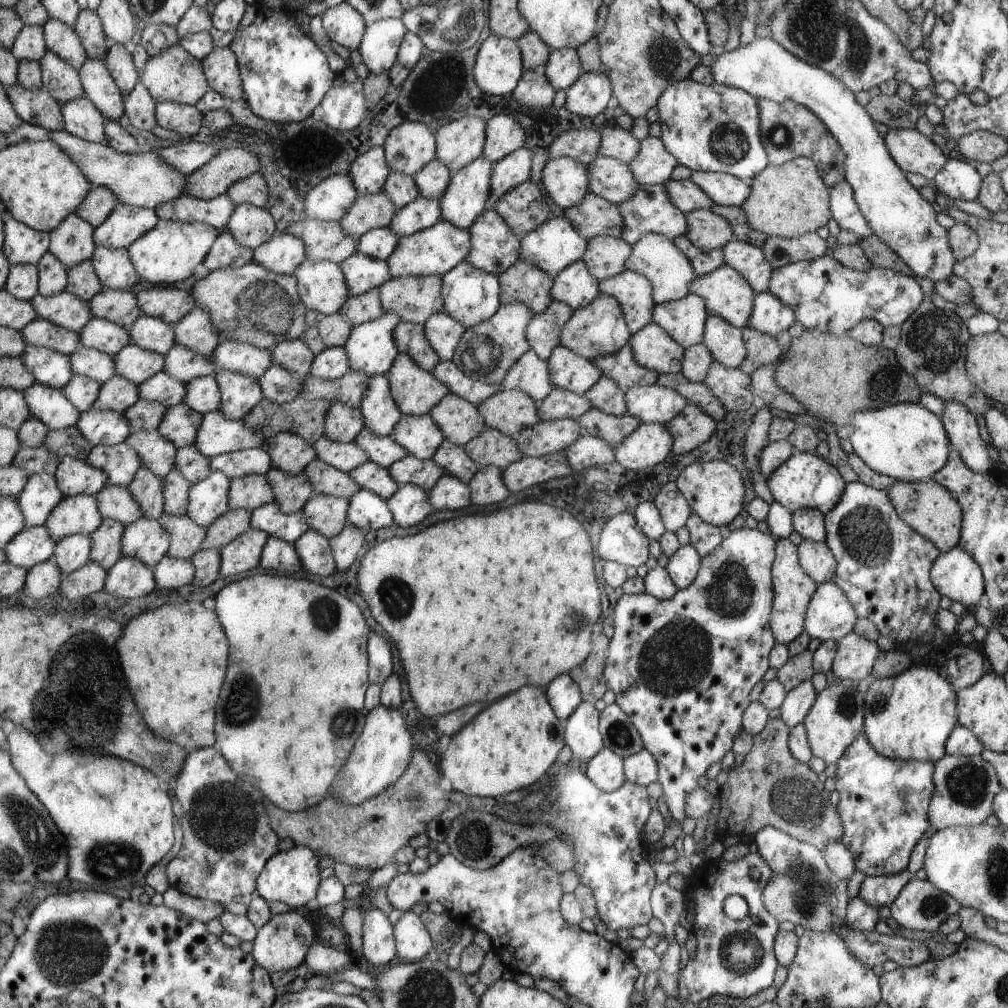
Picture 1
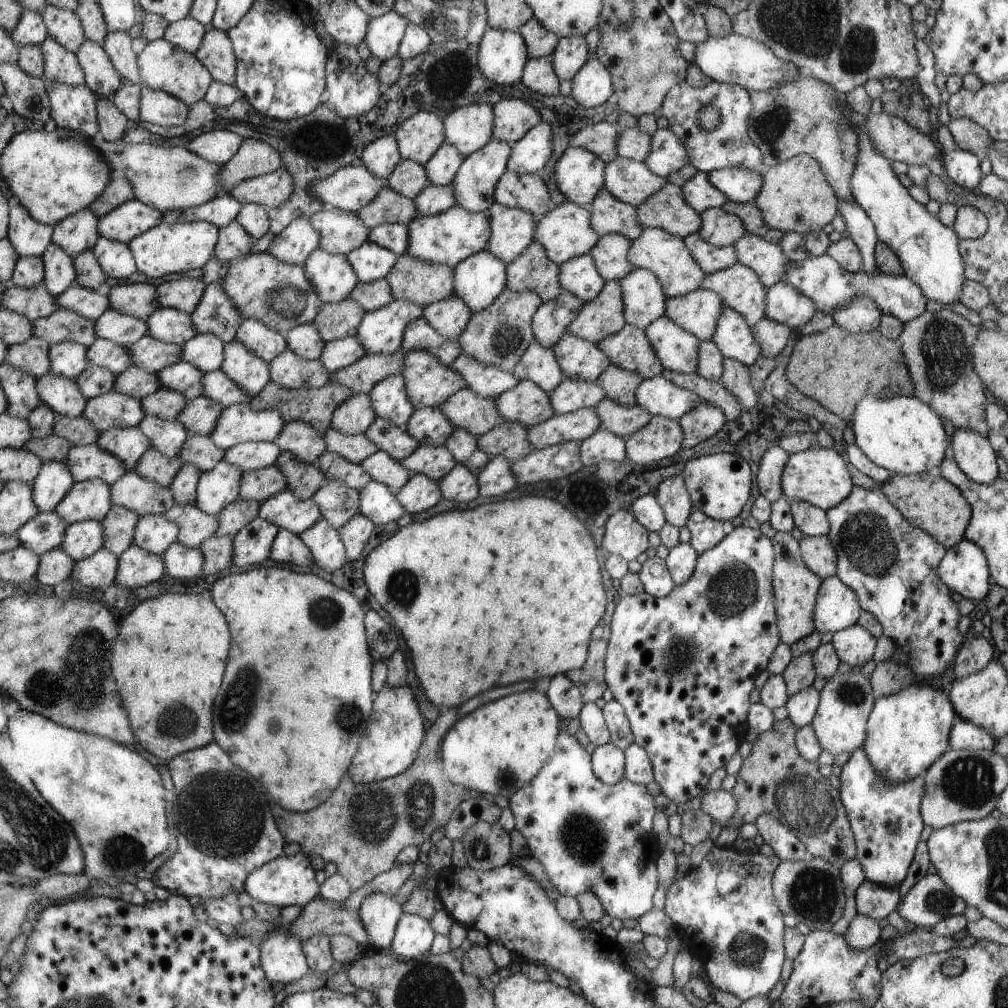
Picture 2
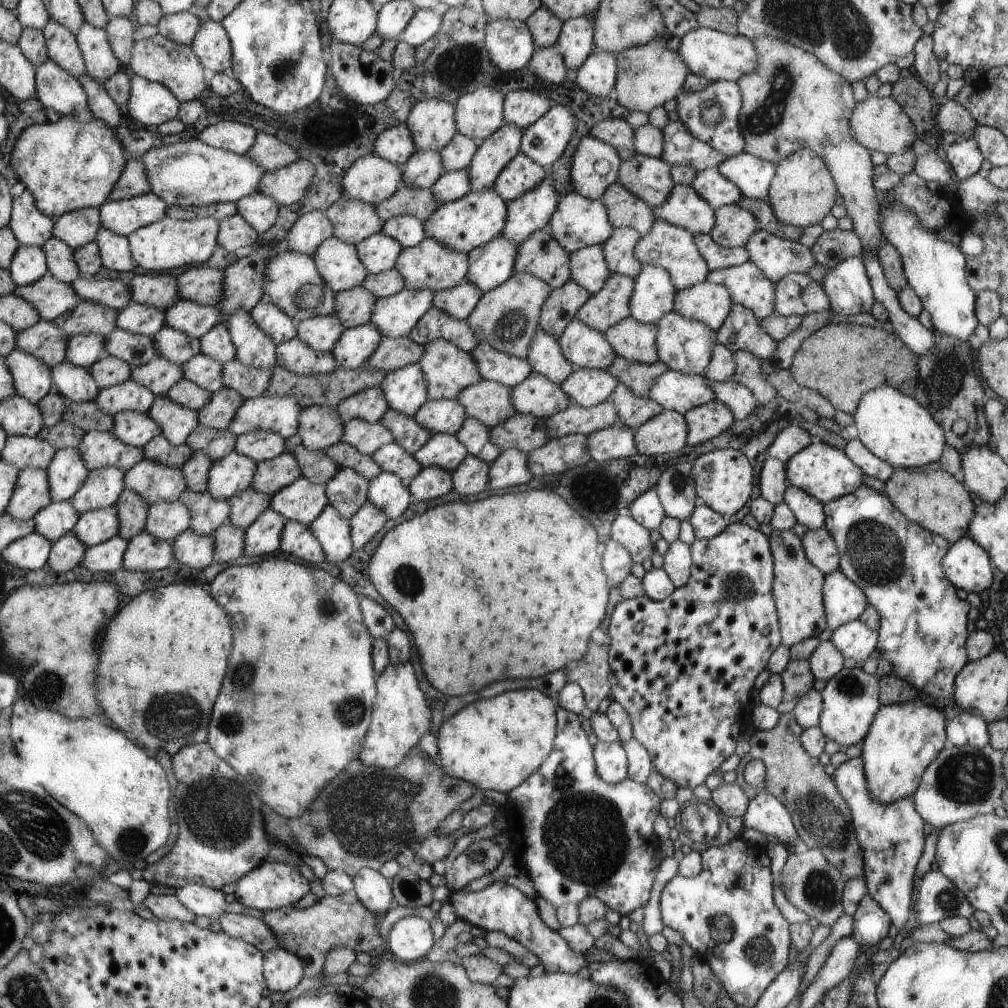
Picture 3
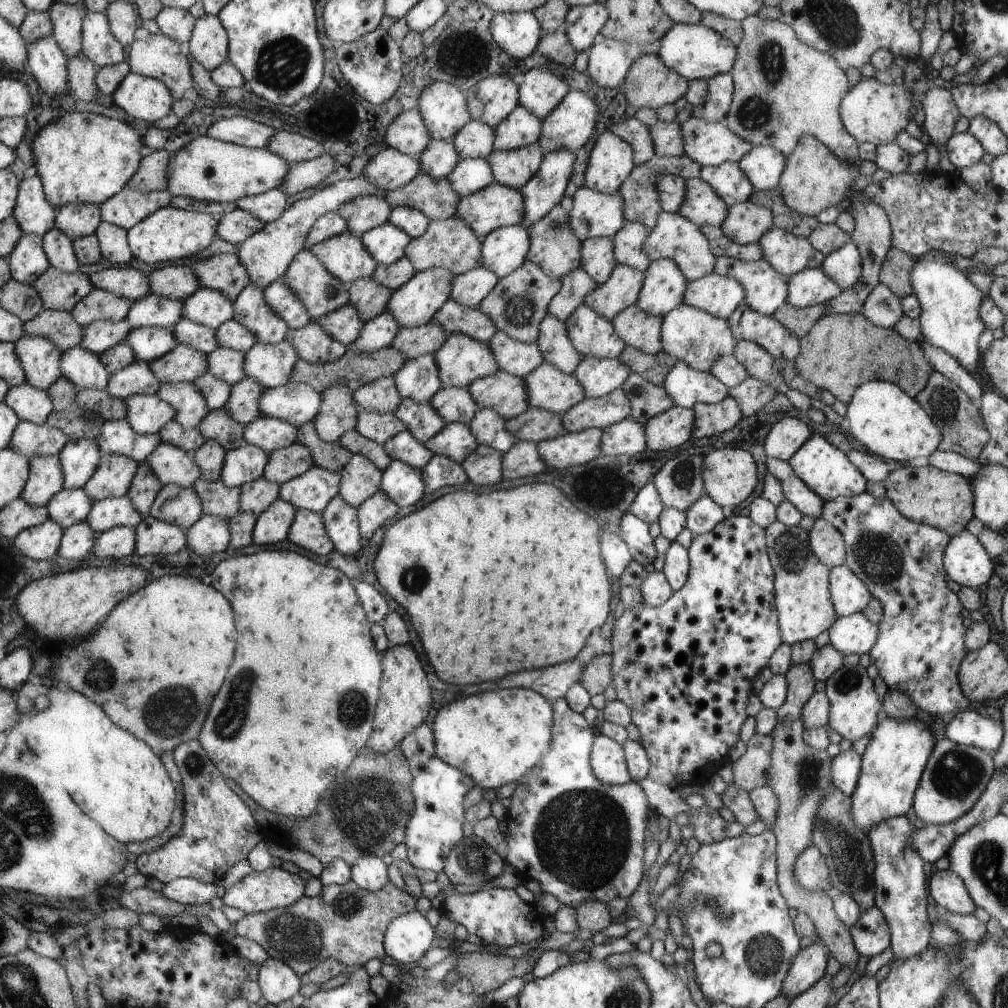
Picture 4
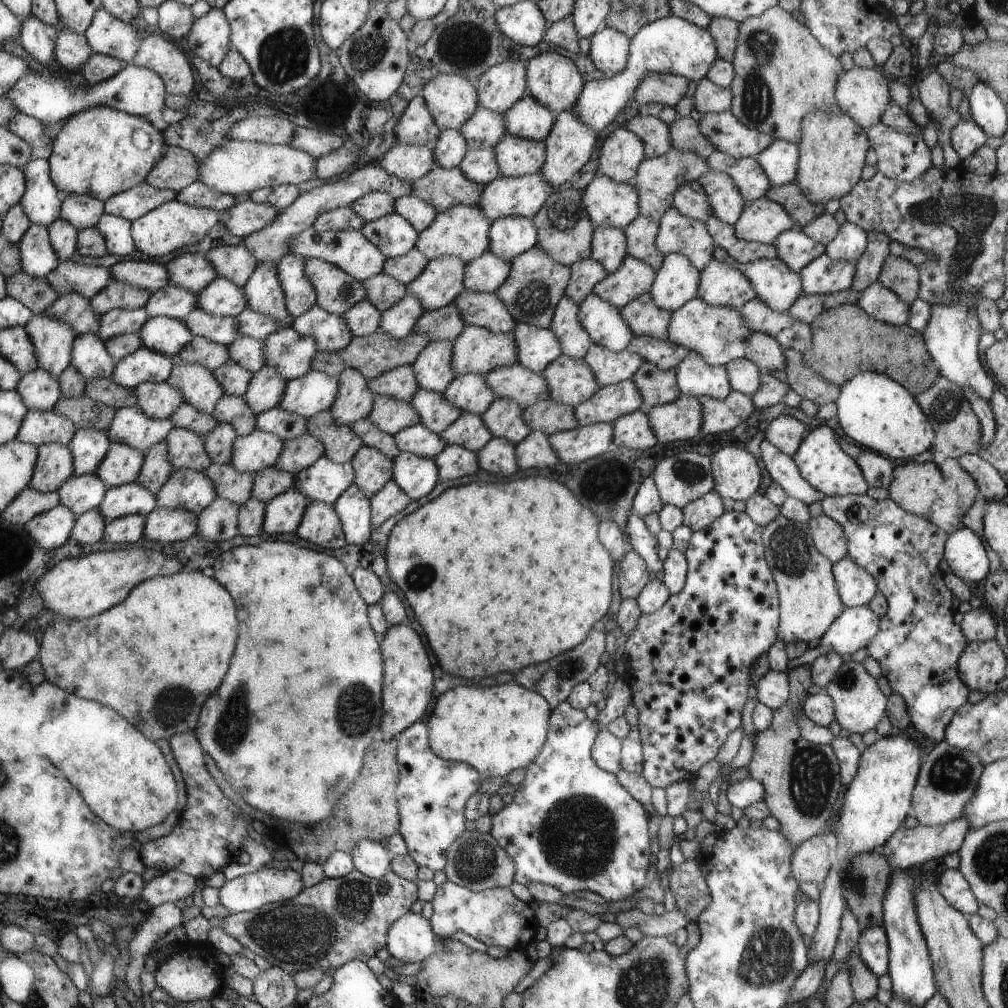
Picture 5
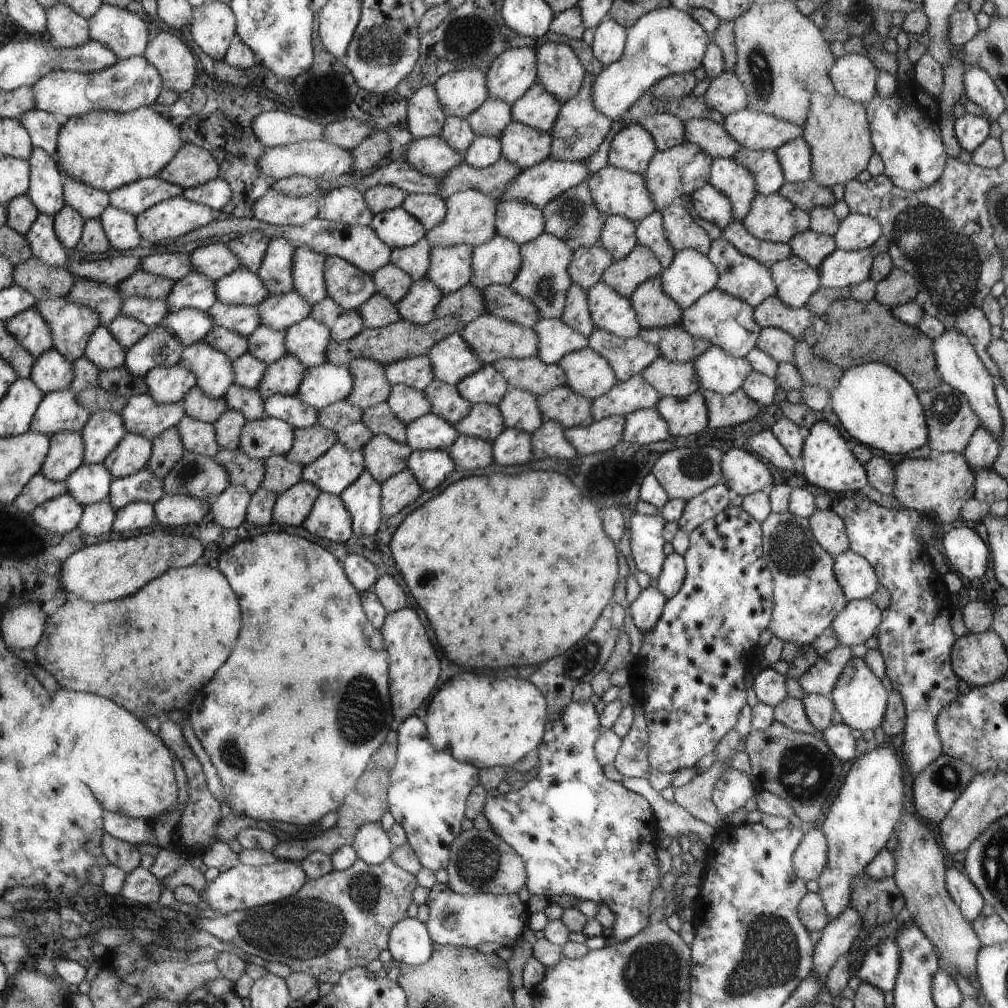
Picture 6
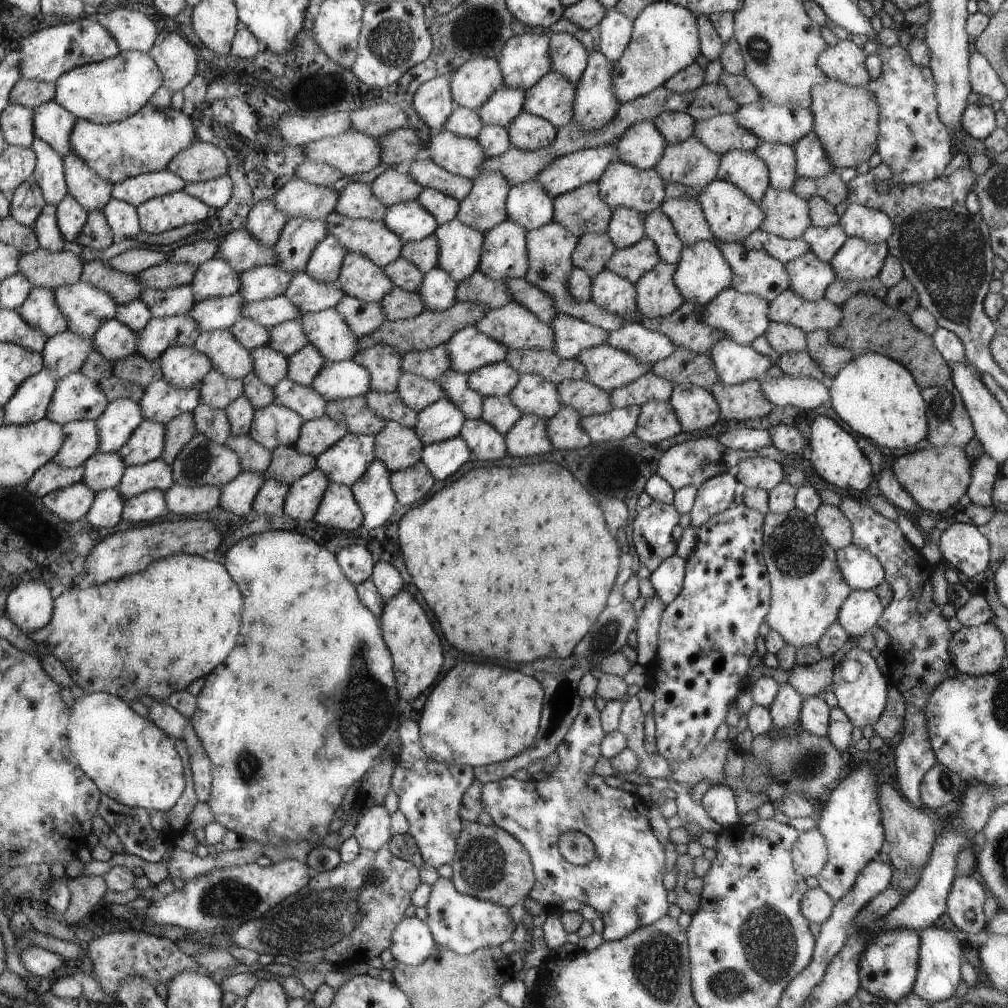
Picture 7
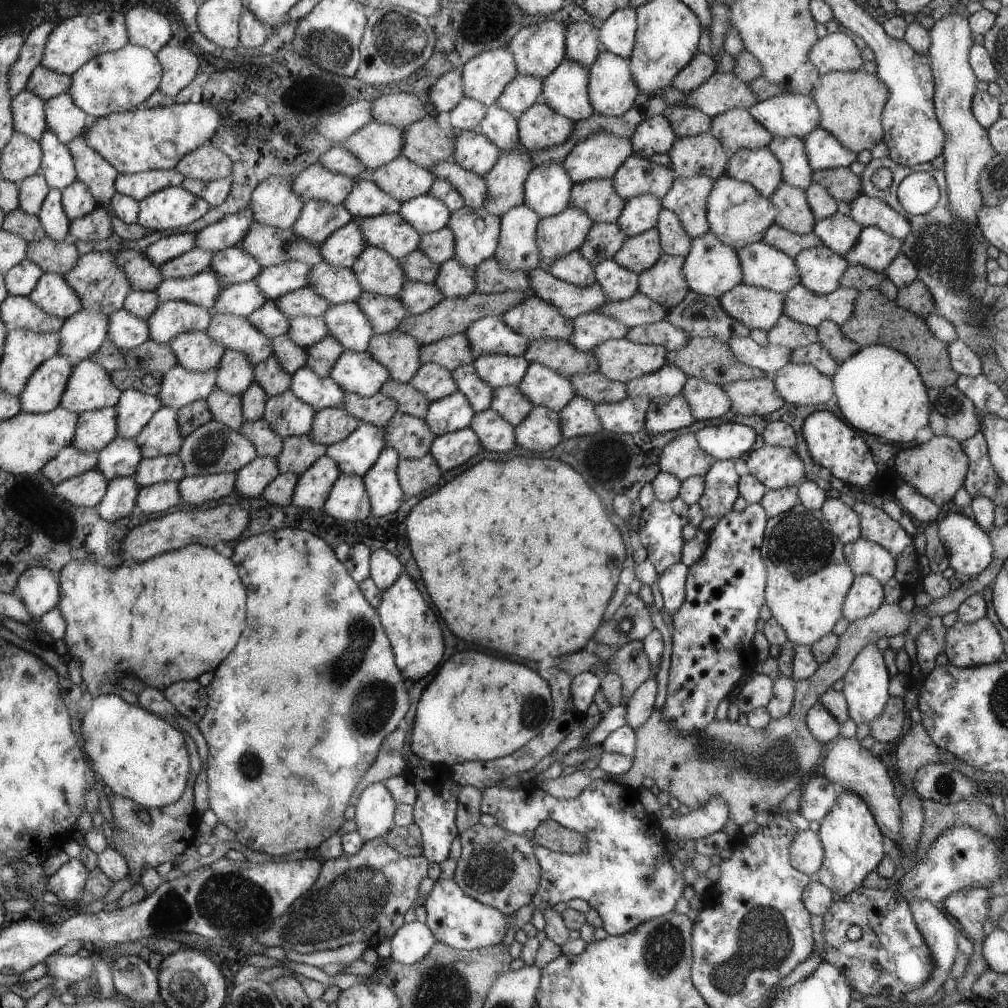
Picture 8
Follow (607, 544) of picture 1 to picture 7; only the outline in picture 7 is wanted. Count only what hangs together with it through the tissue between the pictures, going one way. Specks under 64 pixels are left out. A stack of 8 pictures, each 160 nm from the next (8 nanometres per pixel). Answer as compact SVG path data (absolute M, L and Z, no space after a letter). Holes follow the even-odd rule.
M652 501L650 506L638 508L638 512L632 522L632 542L634 542L634 552L638 554L642 566L646 566L650 572L654 572L663 562L675 554L677 544L672 541L672 529L679 524L680 514L670 504L662 504Z

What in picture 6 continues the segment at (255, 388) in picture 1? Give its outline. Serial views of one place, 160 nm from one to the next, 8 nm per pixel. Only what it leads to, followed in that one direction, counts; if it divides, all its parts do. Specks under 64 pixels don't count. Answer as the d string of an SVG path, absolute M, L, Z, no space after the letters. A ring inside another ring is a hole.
M272 239L262 266L255 272L270 295L293 290L293 252L295 247L284 239Z

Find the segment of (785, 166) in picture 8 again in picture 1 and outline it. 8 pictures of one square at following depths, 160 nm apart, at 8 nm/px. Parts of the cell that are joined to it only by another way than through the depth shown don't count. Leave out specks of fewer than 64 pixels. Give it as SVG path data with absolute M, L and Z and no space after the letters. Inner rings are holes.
M670 178L664 186L672 204L678 206L684 214L690 214L696 209L710 210L710 199L690 179L675 181Z

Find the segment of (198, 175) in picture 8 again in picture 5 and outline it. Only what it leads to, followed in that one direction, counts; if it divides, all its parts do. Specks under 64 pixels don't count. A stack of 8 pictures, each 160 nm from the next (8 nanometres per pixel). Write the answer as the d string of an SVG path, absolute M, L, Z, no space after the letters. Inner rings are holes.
M166 146L166 154L155 164L144 182L157 189L172 189L179 193L198 178L199 159L186 149L177 146Z

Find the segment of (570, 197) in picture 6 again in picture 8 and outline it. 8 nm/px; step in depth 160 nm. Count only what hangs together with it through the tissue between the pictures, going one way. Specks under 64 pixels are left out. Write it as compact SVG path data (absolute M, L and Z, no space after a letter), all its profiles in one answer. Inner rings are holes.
M592 179L574 184L569 206L585 211L594 223L614 223L626 200L616 192L614 180Z

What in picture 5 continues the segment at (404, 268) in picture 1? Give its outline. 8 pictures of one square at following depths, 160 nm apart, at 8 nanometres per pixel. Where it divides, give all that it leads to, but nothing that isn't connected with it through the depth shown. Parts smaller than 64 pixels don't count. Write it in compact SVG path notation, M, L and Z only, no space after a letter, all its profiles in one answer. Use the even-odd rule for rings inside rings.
M542 172L523 177L505 177L500 175L492 182L489 182L480 196L479 203L476 205L490 222L498 220L500 217L524 217L531 219L539 210L542 209L547 199L556 190L547 182Z

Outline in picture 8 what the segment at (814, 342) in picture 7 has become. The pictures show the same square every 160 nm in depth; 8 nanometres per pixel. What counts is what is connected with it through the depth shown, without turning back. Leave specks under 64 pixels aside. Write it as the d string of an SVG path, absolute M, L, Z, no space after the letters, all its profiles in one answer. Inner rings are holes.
M824 321L817 326L817 331L817 342L828 351L828 354L838 364L842 364L861 349L858 343L848 340L841 333L839 325L835 322Z

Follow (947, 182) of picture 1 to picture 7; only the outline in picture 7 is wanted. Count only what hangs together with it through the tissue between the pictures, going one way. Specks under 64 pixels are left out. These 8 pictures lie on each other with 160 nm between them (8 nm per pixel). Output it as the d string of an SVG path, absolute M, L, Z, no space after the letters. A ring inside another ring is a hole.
M970 104L964 109L961 128L972 138L984 142L997 128L995 114L990 106Z

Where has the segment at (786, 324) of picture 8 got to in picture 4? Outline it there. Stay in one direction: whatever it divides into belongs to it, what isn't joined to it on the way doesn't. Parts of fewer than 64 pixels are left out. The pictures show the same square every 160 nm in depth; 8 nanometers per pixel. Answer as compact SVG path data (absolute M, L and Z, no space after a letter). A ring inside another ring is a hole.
M740 341L733 355L747 368L752 378L770 385L776 392L783 389L782 375L774 370L775 358L762 345Z

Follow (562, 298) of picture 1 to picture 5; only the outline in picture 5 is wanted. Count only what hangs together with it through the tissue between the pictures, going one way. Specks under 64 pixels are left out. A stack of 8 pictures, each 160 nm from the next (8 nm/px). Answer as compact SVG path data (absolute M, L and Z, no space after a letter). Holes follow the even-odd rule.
M614 227L595 228L591 244L591 256L606 268L606 272L616 272L626 255L627 240L623 229Z

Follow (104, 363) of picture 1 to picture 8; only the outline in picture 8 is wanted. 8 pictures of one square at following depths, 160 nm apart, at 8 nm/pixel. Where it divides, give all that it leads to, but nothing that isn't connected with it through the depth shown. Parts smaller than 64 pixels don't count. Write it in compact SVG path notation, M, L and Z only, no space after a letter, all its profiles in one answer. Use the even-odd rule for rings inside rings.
M252 279L222 289L208 310L210 310L212 317L224 313L247 317L258 310L266 301L267 298L260 292L256 281Z

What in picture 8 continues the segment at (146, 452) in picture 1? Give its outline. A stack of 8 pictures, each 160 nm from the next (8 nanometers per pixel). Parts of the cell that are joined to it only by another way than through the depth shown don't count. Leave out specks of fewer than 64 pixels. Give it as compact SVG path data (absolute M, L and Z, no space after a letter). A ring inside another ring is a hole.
M224 313L211 317L211 326L205 332L213 341L225 346L225 350L235 350L243 354L254 365L270 358L274 352L271 340L262 334L247 317L239 317L232 313Z

